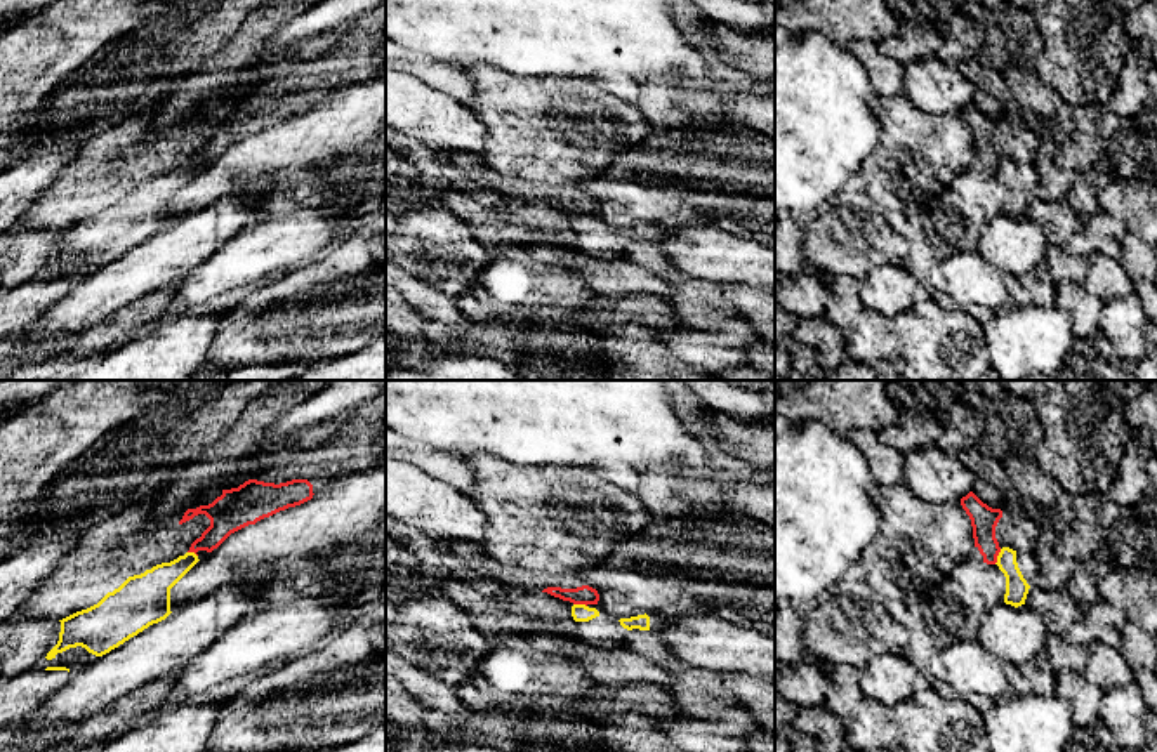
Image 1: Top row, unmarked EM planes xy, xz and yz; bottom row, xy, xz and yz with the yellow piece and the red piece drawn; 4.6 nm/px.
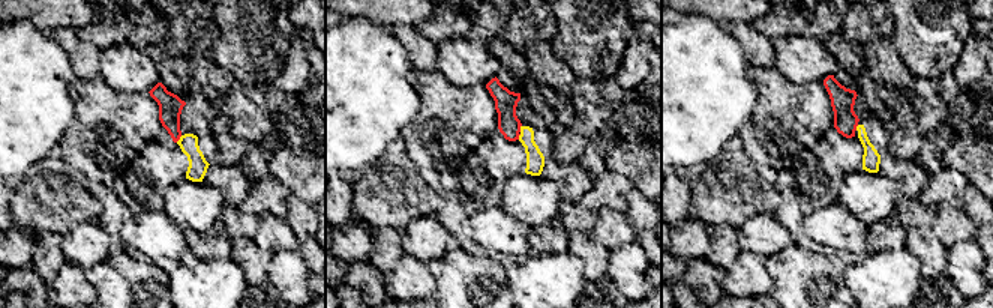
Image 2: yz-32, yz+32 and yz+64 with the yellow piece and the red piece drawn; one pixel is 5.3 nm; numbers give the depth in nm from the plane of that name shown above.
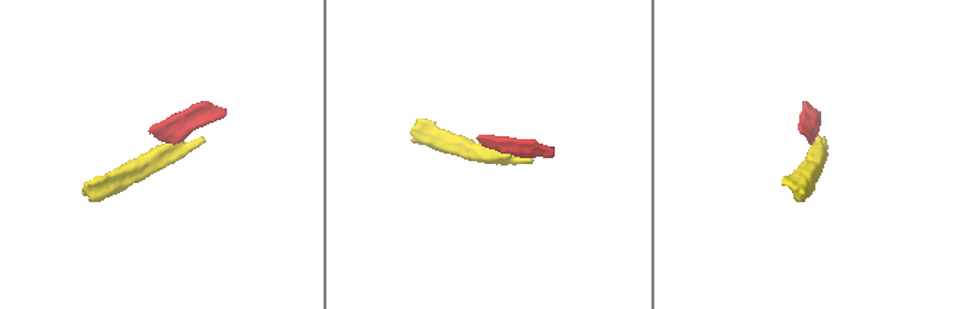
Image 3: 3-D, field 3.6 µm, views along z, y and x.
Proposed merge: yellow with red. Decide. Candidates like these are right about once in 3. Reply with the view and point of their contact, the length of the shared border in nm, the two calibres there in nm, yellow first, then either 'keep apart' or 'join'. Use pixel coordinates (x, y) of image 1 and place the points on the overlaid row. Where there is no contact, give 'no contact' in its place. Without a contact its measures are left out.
yz (998, 556) | 80 nm | 110/130 nm | keep apart

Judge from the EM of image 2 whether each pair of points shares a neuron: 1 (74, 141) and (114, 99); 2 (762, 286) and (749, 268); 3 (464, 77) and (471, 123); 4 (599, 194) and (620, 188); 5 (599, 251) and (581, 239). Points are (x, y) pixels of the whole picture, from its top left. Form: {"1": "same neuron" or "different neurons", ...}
{"1": "same neuron", "2": "same neuron", "3": "different neurons", "4": "same neuron", "5": "same neuron"}

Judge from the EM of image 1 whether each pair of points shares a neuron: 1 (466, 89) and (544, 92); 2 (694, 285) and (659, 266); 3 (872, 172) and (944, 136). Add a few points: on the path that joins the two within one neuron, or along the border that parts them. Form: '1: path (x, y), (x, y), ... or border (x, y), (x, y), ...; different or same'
1: border (471, 77), (476, 96), (468, 105); different
2: path (685, 285), (667, 273); same
3: path (890, 160), (914, 136), (926, 136); same

